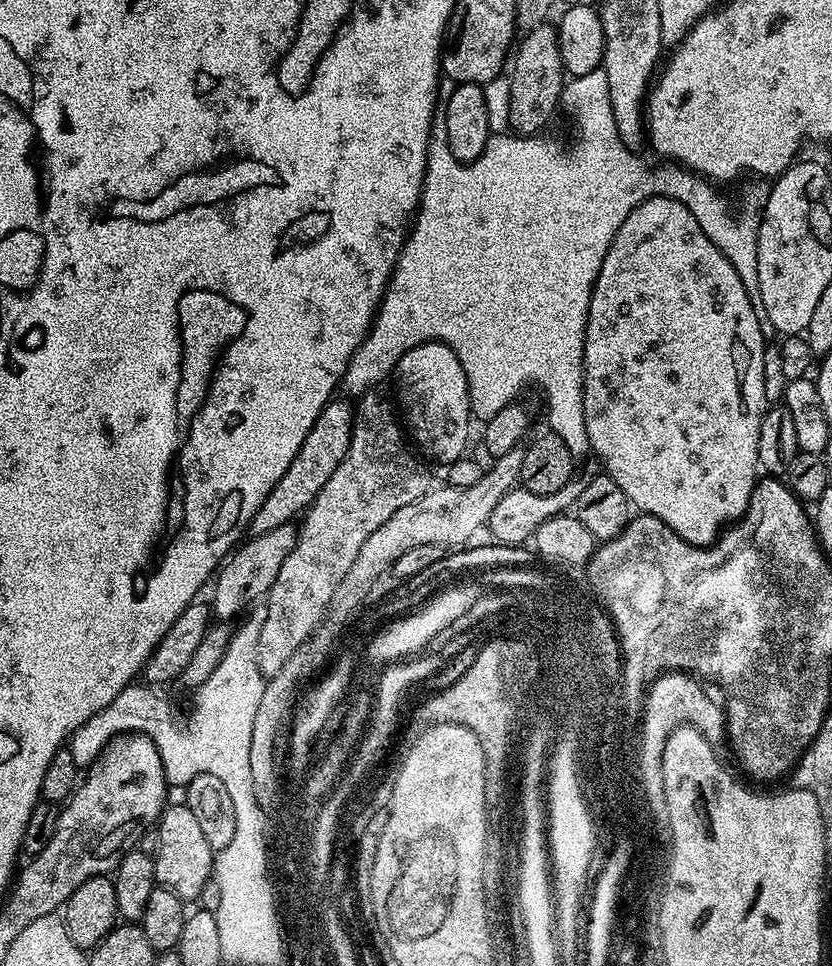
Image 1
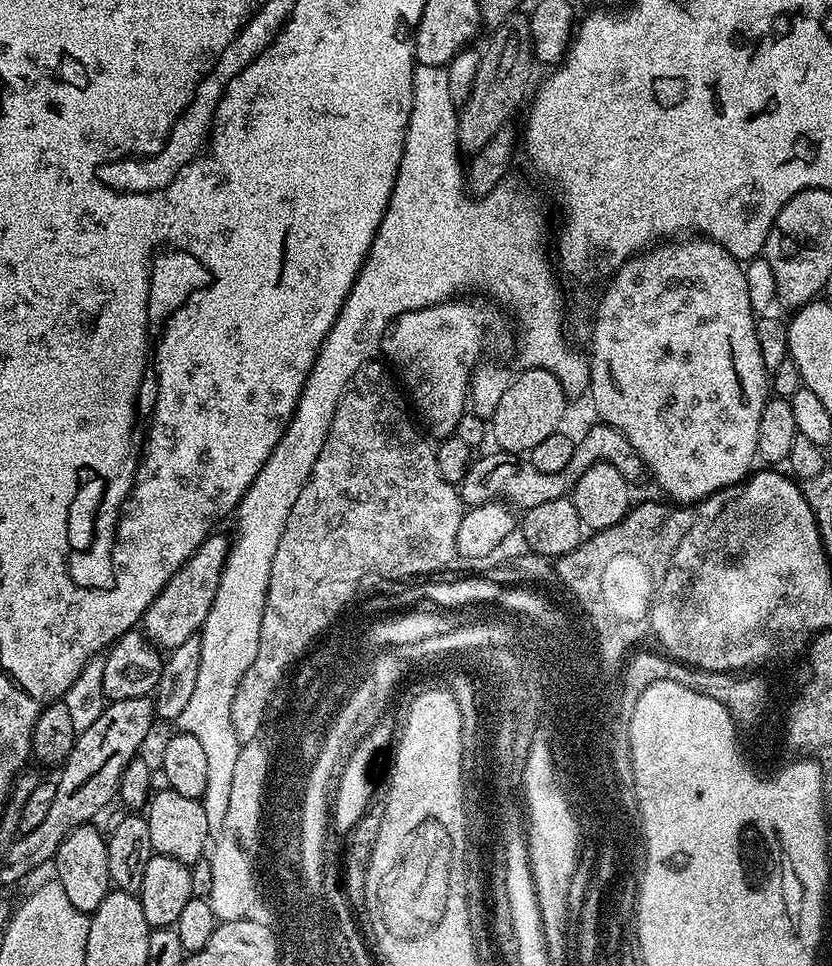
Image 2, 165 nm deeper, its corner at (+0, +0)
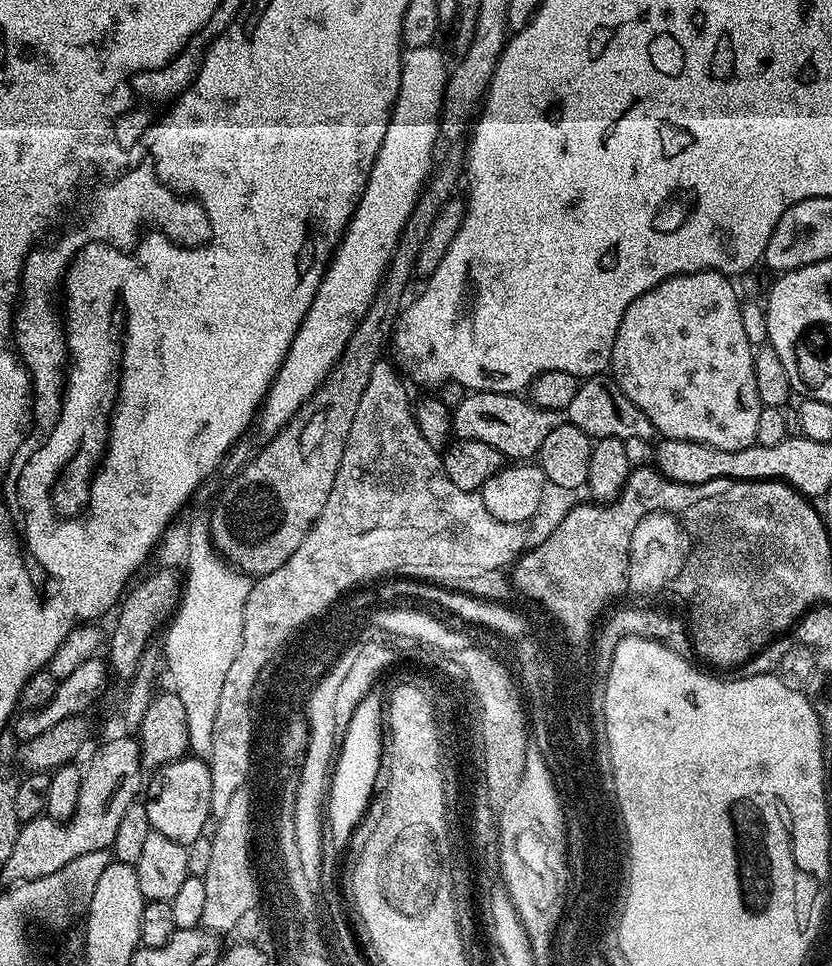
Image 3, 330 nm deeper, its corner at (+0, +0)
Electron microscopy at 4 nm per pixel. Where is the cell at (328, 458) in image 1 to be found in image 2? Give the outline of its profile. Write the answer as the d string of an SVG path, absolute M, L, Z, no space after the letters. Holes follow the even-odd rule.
M209 534L190 554L190 558L181 568L162 586L162 590L150 602L144 612L142 631L153 644L164 650L171 650L174 646L182 646L186 638L197 635L206 622L206 614L210 614L210 606L214 606L214 594L218 594L218 582L224 569L224 559L228 556L230 547L229 537Z

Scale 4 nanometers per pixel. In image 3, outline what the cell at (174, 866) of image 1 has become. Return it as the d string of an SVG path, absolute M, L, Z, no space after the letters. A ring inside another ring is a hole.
M185 754L180 760L175 760L169 764L164 764L151 773L152 781L147 781L146 796L148 800L144 804L146 814L150 818L150 826L153 832L166 834L170 842L188 845L194 842L194 838L205 835L208 824L208 816L213 815L212 811L212 779L208 769L207 759L201 758L195 754Z

